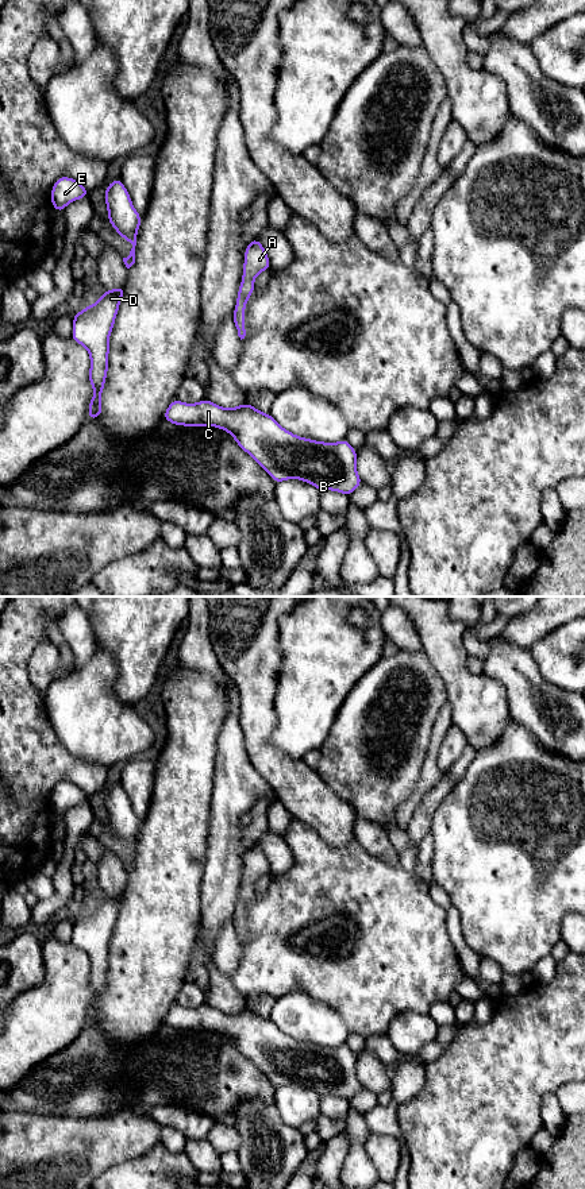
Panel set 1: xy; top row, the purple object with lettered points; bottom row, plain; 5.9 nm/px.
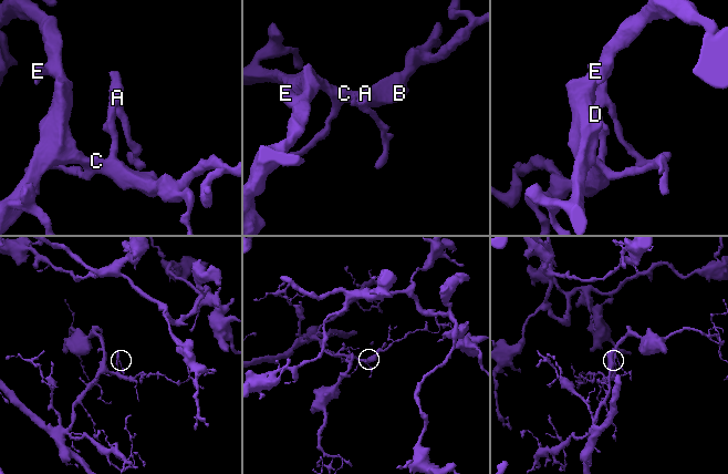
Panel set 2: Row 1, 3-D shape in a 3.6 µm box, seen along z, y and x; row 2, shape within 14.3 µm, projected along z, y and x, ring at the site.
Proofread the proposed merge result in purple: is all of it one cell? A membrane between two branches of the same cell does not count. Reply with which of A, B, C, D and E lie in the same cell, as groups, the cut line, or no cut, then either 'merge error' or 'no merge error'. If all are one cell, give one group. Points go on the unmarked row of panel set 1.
A B C D E; no cut; no merge error

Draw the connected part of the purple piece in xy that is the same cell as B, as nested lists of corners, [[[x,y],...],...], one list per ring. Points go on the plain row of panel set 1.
[[[176,1003],[165,1015],[163,1024],[174,1030],[227,1035],[276,1088],[300,1084],[319,1096],[346,1100],[362,1088],[357,1077],[357,1054],[347,1045],[324,1047],[299,1042],[249,1007],[226,1014],[207,1003],[197,1008]]]

